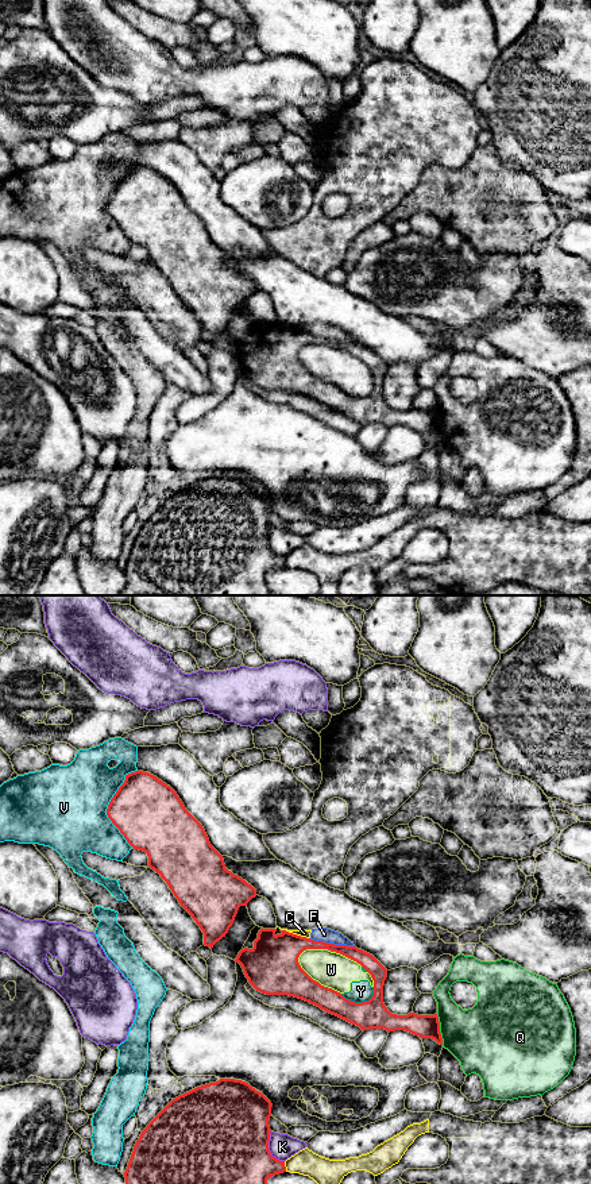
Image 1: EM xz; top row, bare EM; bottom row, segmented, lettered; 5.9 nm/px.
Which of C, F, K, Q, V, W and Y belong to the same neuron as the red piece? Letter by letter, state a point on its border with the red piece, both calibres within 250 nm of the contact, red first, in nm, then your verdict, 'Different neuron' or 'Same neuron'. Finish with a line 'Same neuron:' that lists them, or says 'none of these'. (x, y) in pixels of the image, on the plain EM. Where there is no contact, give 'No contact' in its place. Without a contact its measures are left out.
C: Touches red at xz (296, 330). Thickness 320 nm (red) against 50 nm. Different neuron
F: Touches red at xz (332, 339). Thickness 150 nm (red) against 90 nm. Different neuron
K: Touches red at xz (267, 544). Thickness 500 nm (red) against 160 nm. Different neuron
Q: Touches red at xz (439, 424). Thickness 140 nm (red) against 360 nm. Different neuron
V: Touches red at xz (108, 201). Thickness 400 nm (red) against 480 nm. Different neuron
W: Touches red at xz (329, 344). Thickness 170 nm (red) against 220 nm. Different neuron
Y: Touches red at xz (362, 397). Thickness 170 nm (red) against 130 nm. Different neuron
Same neuron: none of these

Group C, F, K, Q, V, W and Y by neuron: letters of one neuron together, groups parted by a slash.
C F W Y / K / Q / V

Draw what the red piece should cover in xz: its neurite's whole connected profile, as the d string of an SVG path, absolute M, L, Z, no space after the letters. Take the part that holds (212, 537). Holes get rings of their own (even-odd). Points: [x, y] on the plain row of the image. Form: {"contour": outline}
{"contour": "M220 474L197 482L173 494L142 527L134 541L128 562L124 567L125 586L119 595L274 595L267 586L267 574L286 567L285 556L271 551L269 545L271 497L248 478L235 474Z"}

